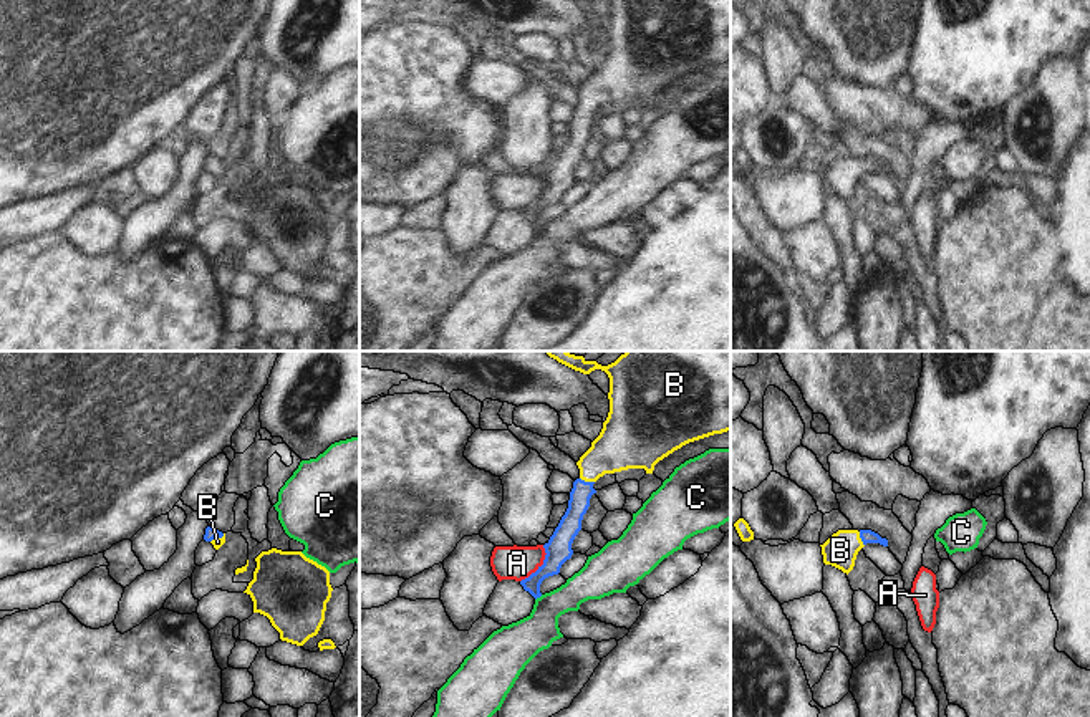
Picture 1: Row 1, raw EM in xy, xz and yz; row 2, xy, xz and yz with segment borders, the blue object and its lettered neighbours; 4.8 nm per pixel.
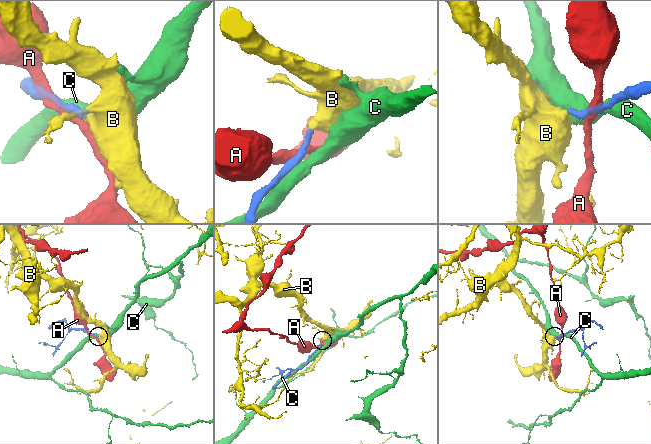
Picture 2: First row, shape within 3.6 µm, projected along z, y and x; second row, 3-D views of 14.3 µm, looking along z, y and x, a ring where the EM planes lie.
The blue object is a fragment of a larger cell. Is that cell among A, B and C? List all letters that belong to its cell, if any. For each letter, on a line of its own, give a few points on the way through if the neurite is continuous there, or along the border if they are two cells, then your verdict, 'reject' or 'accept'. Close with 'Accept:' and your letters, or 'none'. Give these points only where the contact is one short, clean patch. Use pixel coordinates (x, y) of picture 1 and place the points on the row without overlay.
A: border xz (544, 174), (544, 191), (520, 211); reject
B: way xz (570, 153), (587, 111), (622, 73); accept
C: reject
Accept: B

